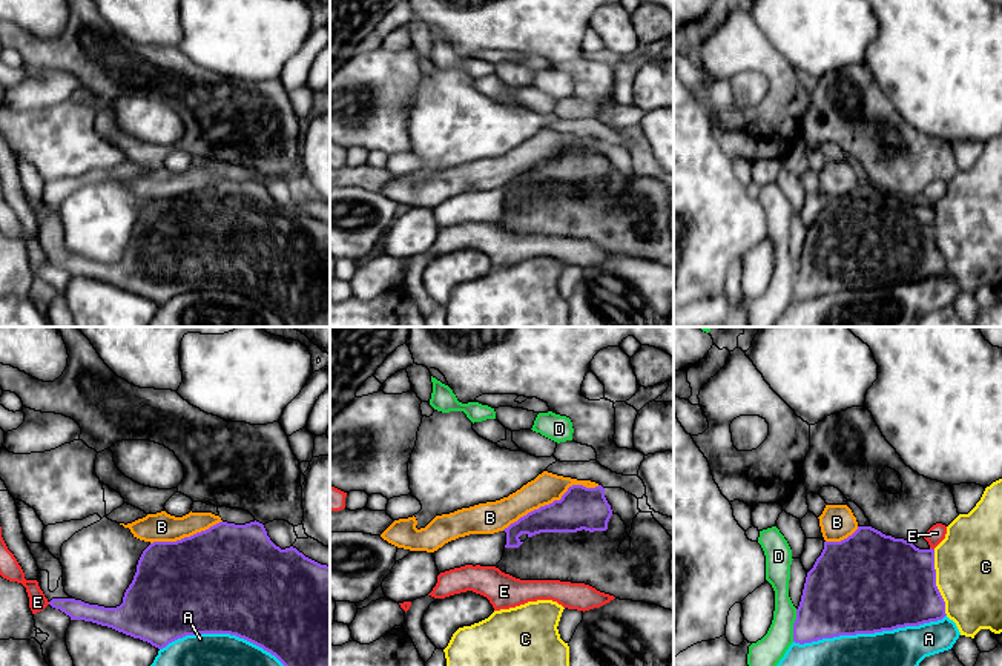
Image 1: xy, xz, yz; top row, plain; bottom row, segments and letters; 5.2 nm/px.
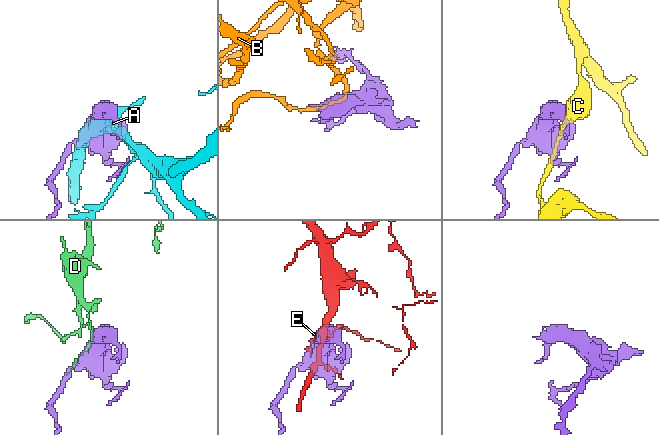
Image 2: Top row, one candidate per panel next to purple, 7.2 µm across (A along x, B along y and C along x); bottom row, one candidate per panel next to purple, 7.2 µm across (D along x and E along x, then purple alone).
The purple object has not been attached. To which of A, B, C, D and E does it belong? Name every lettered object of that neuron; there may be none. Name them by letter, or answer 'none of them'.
B

